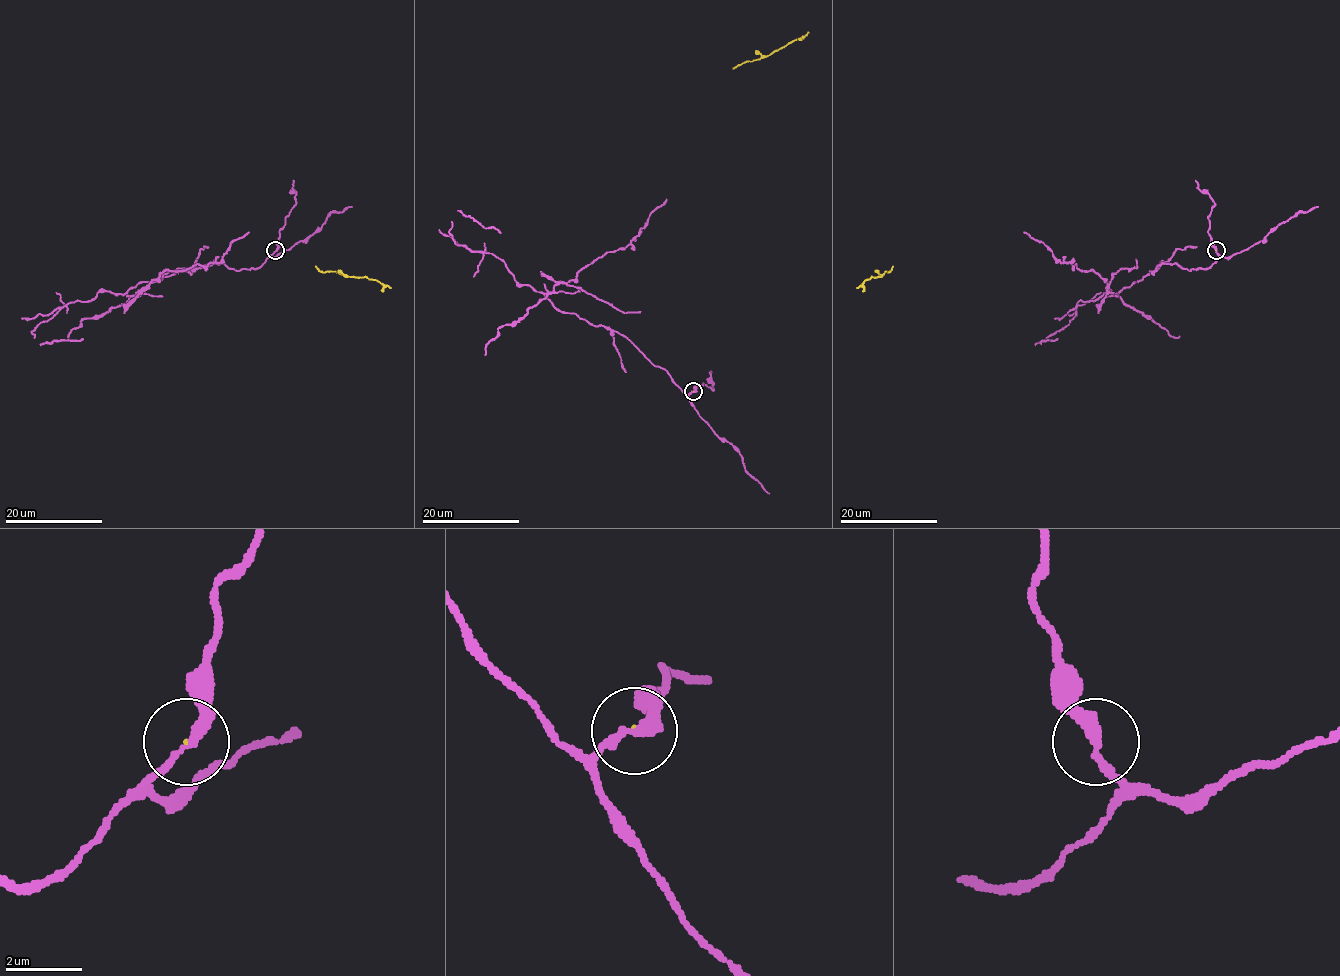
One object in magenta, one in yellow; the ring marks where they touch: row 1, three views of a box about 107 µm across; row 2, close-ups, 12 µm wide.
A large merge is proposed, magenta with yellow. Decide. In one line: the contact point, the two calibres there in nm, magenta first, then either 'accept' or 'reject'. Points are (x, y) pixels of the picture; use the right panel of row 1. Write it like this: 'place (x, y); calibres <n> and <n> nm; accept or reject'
place (1216, 250); calibres 280 and 30 nm; reject

